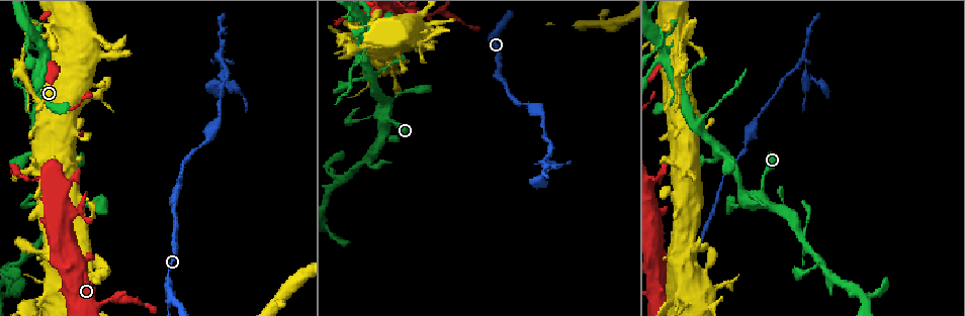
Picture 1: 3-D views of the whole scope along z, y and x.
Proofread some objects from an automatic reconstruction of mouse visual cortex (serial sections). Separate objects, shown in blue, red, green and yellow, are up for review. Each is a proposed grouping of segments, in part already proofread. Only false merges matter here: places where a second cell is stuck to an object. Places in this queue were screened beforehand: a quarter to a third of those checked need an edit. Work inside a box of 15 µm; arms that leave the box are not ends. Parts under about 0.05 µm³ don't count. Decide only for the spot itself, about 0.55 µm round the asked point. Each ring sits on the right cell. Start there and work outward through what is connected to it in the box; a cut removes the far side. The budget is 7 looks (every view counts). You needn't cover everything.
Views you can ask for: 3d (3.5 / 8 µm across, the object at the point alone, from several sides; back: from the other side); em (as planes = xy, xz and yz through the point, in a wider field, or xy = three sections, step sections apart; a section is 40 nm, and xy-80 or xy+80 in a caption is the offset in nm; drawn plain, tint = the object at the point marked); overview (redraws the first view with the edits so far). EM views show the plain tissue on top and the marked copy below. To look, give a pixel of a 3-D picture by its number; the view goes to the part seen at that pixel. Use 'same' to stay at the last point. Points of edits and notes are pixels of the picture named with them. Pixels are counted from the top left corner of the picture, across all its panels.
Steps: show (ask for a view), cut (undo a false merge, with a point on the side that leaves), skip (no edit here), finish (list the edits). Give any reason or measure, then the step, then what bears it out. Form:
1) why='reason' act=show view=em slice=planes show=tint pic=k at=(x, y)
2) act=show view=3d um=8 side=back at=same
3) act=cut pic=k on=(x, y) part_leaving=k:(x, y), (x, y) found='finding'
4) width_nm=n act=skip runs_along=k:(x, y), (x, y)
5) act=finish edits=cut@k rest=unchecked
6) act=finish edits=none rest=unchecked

why='sharp bend' act=show view=3d um=8 pic=1 at=(59, 21)

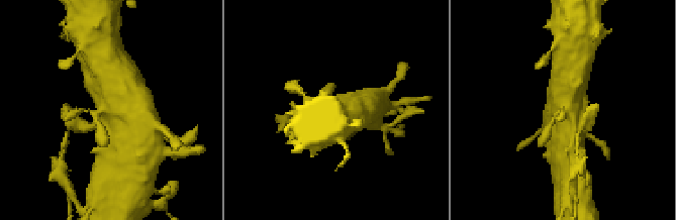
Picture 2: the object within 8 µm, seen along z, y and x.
why='closer look' act=show view=3d um=3.5 pic=2 at=(570, 107)

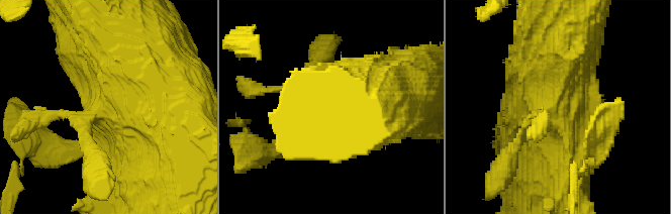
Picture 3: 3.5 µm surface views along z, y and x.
act=skip runs_along=3:(160, 190), (141, 72) found='all the same cell'

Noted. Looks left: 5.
why='three arms meet' act=show view=3d um=3.5 pic=1 at=(698, 122)

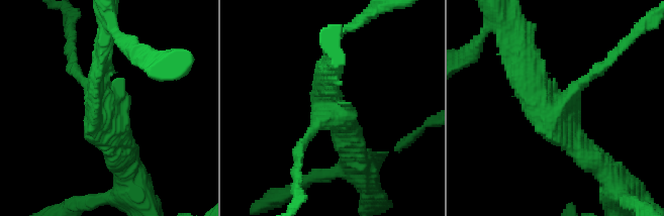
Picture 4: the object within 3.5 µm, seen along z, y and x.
why='now the EM' act=show view=em slice=xy step=3 show=tint pic=4 at=(110, 114)

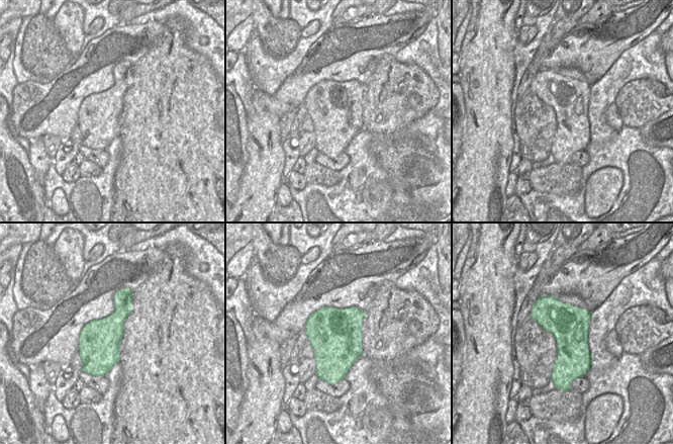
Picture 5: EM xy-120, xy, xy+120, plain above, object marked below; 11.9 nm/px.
act=skip runs_along=4:(600, 166), (531, 67) found='all the same cell'

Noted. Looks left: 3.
why='thick turns thin' act=show view=3d um=3.5 side=back pic=1 at=(689, 174)

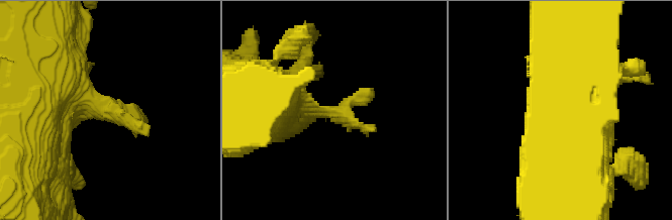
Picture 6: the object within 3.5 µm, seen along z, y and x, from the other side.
act=show view=em slice=xy step=2 show=tint pic=6 at=(109, 110)

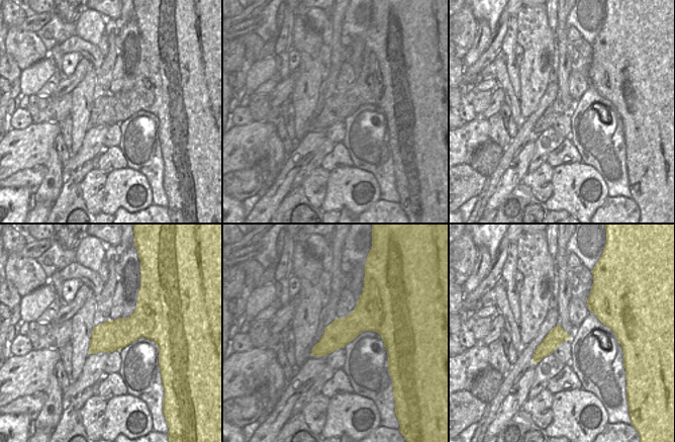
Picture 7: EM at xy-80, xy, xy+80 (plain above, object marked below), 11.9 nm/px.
act=skip runs_along=6:(51, 79), (144, 125) found='all the same cell'

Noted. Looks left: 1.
act=finish edits=none rest=unchecked

